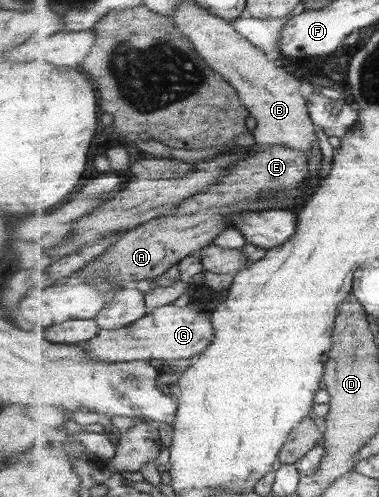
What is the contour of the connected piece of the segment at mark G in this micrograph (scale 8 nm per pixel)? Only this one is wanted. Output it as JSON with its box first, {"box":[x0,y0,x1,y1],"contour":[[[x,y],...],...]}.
{"box":[82,303,215,362],"contour":[[[188,303],[186,306],[177,307],[173,304],[157,307],[153,312],[142,317],[132,325],[120,329],[101,329],[101,332],[89,342],[82,345],[87,349],[89,358],[93,360],[108,360],[109,362],[129,362],[136,360],[162,359],[165,362],[174,359],[196,359],[211,343],[215,341],[215,327],[211,320],[211,312],[204,311],[200,304]]]}

